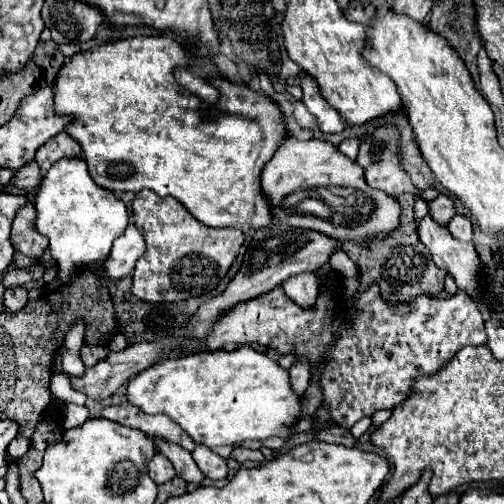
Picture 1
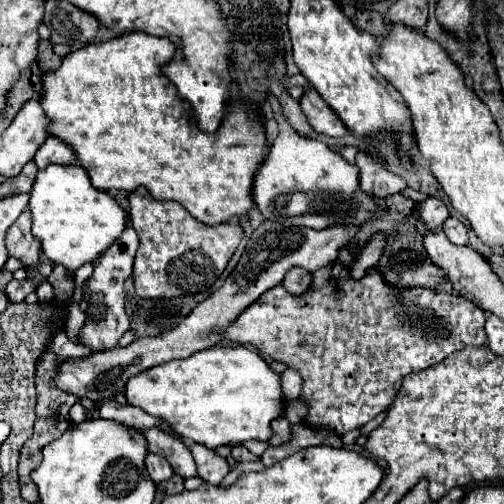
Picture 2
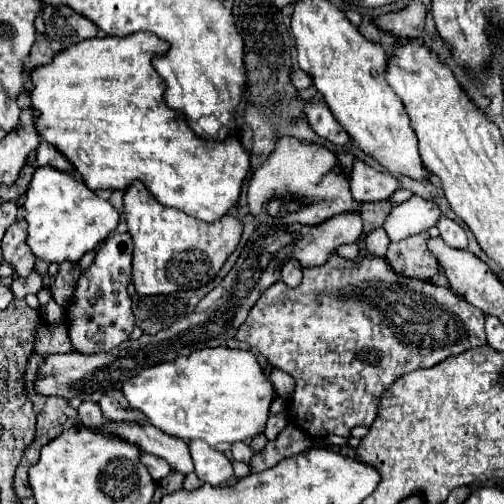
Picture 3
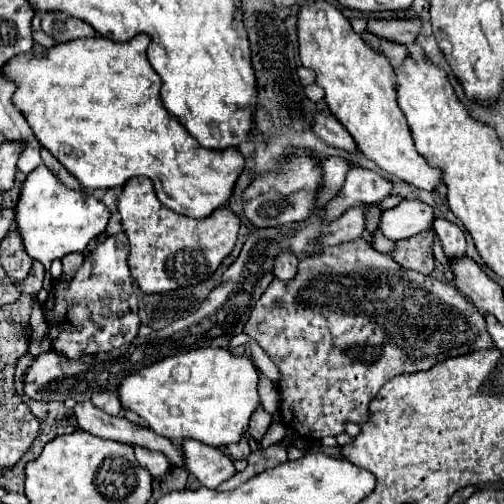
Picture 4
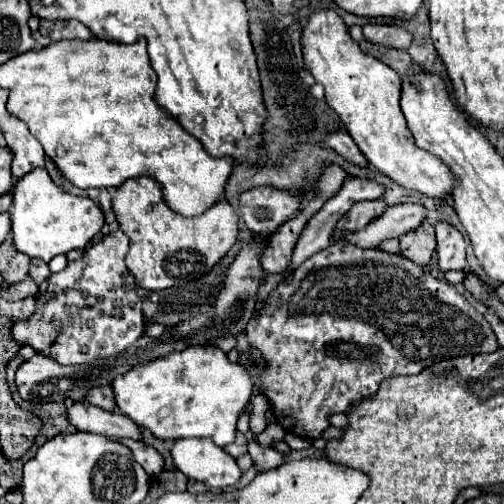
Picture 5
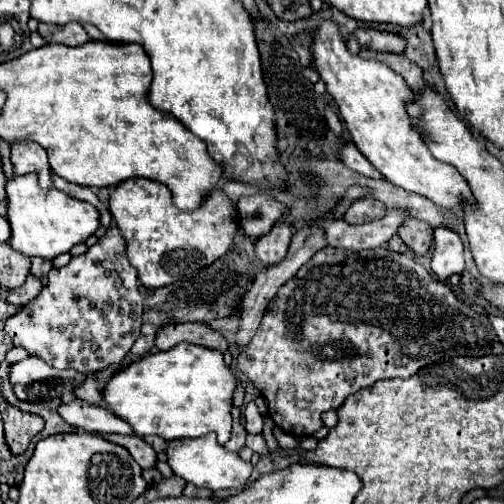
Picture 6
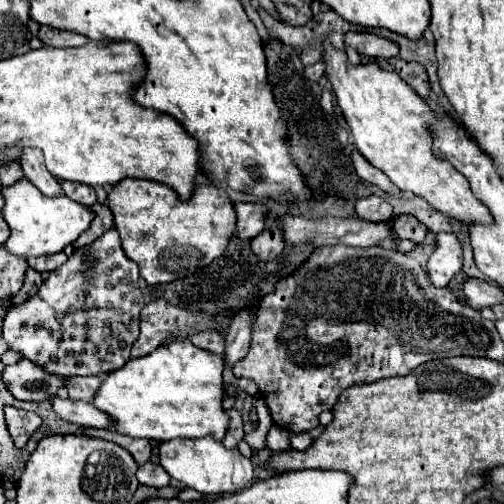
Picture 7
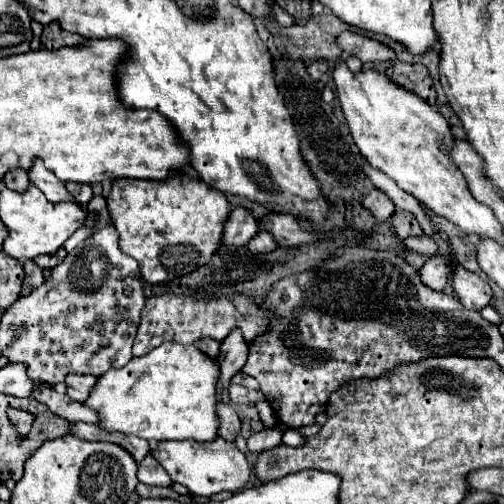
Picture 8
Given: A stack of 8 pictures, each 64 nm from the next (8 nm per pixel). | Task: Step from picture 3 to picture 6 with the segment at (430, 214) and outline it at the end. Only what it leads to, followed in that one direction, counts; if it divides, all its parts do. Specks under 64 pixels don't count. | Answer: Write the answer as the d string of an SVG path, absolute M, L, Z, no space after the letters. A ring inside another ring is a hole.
M390 210L384 218L374 220L370 224L352 226L344 220L324 222L324 232L330 246L348 248L348 250L364 250L364 248L380 248L384 246L408 220L410 214L406 210Z

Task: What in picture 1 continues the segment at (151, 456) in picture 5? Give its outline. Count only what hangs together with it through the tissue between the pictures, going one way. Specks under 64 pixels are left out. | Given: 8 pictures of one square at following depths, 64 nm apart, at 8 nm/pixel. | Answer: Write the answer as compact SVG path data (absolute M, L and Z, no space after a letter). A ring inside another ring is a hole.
M156 454L148 462L148 472L150 472L150 476L152 476L152 480L156 484L164 484L164 482L168 482L168 480L172 480L176 476L176 472L172 468L172 462L162 454Z

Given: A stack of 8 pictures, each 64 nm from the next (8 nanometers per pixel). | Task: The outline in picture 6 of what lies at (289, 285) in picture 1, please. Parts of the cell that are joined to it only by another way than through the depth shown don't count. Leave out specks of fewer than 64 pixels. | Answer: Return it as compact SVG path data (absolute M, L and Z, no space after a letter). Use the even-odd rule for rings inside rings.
M290 222L276 224L266 236L256 240L258 258L266 266L272 266L272 264L278 264L280 260L284 260L292 234L294 234L294 224L290 224Z

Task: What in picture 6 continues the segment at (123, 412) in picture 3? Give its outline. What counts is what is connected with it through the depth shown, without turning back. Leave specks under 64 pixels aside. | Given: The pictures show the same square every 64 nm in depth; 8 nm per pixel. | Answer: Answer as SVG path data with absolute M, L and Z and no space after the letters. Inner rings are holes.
M86 380L82 386L78 386L74 392L76 398L84 400L84 402L90 402L90 404L96 404L96 406L104 406L104 400L102 400L102 390L104 390L104 384L102 382L94 382L94 380Z

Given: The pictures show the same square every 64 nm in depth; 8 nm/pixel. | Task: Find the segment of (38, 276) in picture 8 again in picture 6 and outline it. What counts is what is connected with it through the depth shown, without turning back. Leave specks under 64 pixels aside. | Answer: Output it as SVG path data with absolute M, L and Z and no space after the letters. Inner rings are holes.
M28 276L26 278L26 282L20 286L20 288L14 288L14 290L10 290L8 292L8 302L12 302L12 304L28 304L38 292L40 292L40 288L42 288L42 284L40 284L40 280L34 276Z

